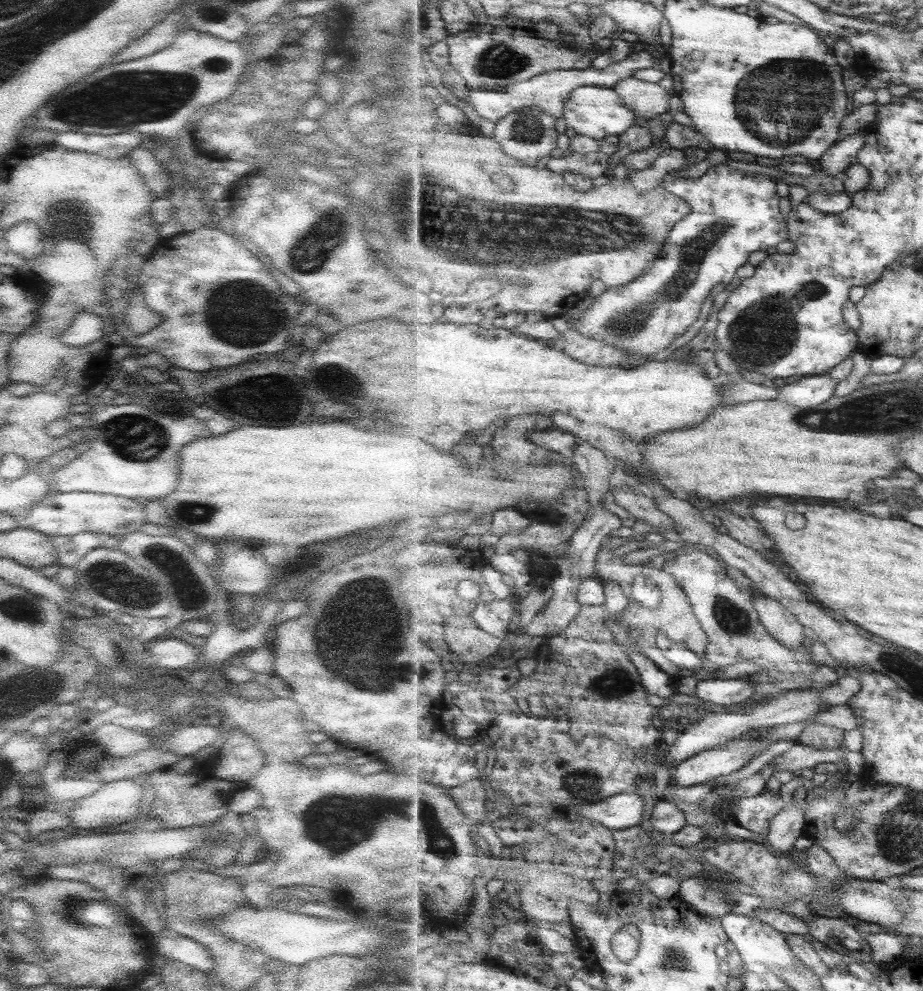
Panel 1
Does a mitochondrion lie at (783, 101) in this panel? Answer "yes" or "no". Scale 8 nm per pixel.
yes

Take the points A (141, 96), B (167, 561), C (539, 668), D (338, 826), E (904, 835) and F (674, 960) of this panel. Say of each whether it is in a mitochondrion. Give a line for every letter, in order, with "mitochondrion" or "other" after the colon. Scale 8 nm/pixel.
A: mitochondrion
B: mitochondrion
C: other
D: mitochondrion
E: mitochondrion
F: mitochondrion

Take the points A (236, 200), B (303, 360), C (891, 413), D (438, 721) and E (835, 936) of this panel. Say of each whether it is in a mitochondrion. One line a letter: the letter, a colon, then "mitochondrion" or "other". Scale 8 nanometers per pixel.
A: other
B: other
C: mitochondrion
D: other
E: other

